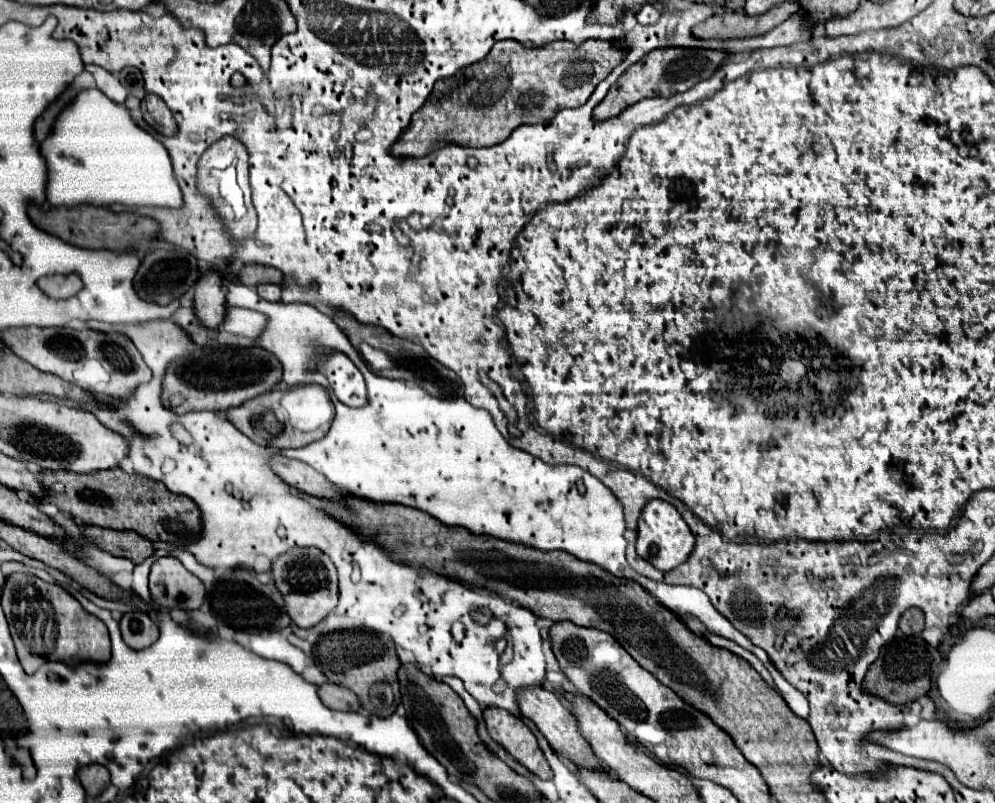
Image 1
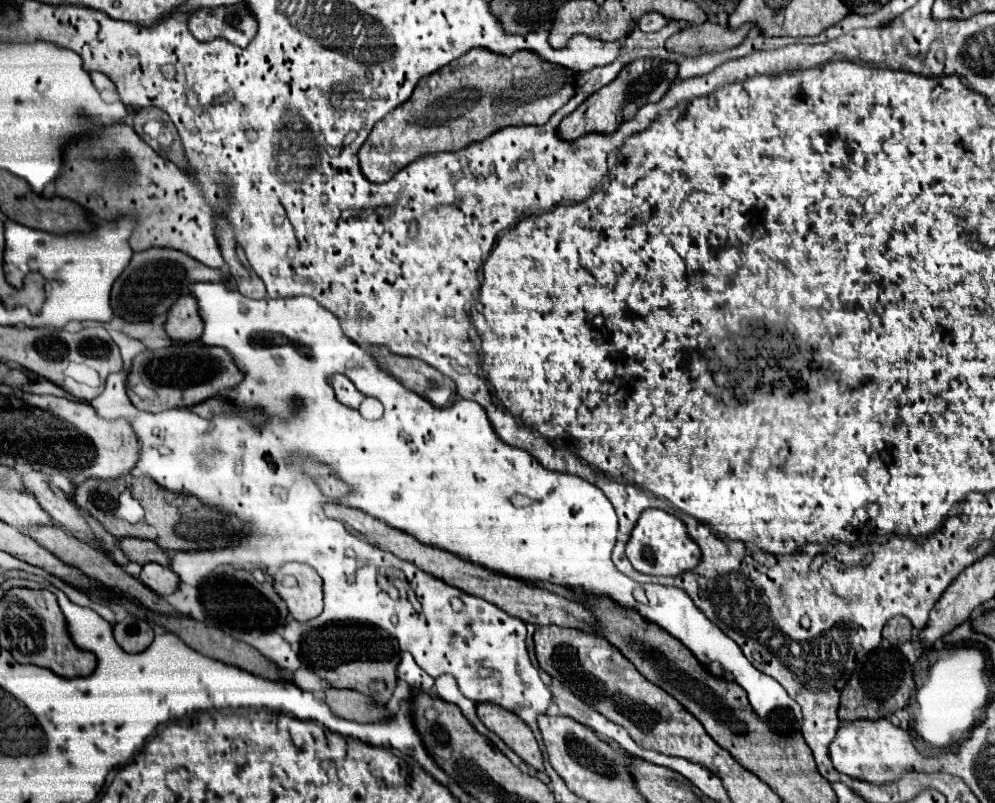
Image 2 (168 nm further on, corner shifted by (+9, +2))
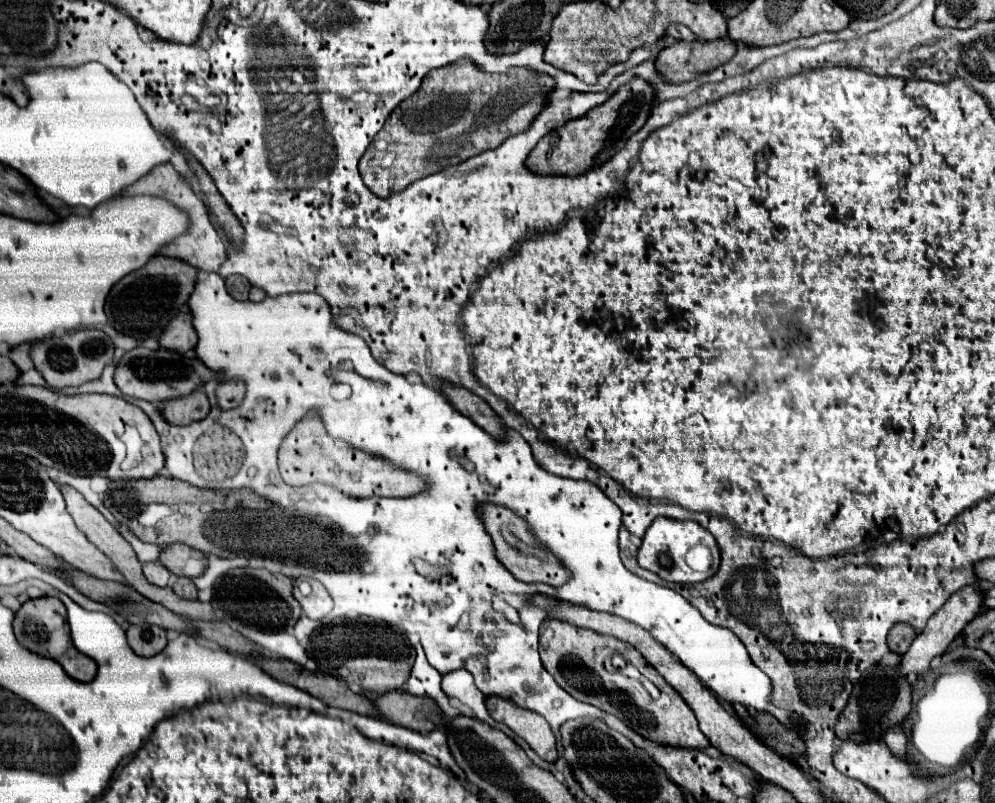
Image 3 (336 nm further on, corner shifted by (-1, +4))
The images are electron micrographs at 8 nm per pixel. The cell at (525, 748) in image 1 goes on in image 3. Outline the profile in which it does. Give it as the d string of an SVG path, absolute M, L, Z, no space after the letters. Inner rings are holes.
M491 696L487 698L487 712L493 720L507 724L517 736L521 736L531 750L535 750L543 760L555 762L557 760L557 748L555 748L555 736L543 720L543 716L519 708L517 704L511 704L511 700Z

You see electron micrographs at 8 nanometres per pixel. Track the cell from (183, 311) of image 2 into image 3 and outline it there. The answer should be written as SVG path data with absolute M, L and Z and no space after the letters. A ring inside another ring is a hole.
M179 312L161 334L163 348L175 348L175 352L187 352L197 344L197 332L193 328L191 312Z

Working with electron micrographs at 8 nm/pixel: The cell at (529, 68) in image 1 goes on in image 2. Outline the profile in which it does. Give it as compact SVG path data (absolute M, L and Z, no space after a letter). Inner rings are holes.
M473 48L461 58L453 60L445 68L433 72L431 76L421 78L413 96L389 112L383 120L379 120L365 144L359 150L359 166L369 182L387 182L401 168L415 162L427 154L439 152L457 152L467 148L473 142L481 142L487 134L493 134L505 126L529 126L529 124L545 124L553 112L557 112L575 92L575 76L561 68L543 62L537 54L521 50L511 58L497 56L489 50Z

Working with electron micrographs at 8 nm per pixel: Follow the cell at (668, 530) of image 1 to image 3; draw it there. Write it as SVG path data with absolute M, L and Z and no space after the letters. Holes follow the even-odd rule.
M659 516L653 520L653 524L647 528L645 536L643 536L643 544L639 548L639 564L651 572L655 572L657 576L661 576L667 582L681 582L681 584L693 584L693 582L701 582L709 576L713 576L717 572L719 566L719 548L715 538L697 522L693 520L673 520L667 516ZM697 544L705 544L715 560L715 570L707 570L707 572L693 572L687 564L685 564L685 554L689 548L697 546Z

